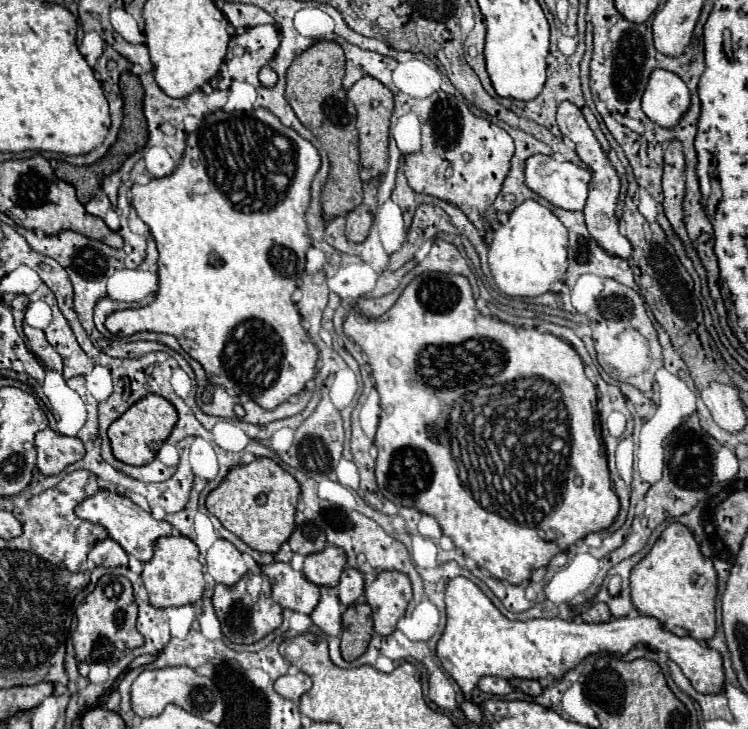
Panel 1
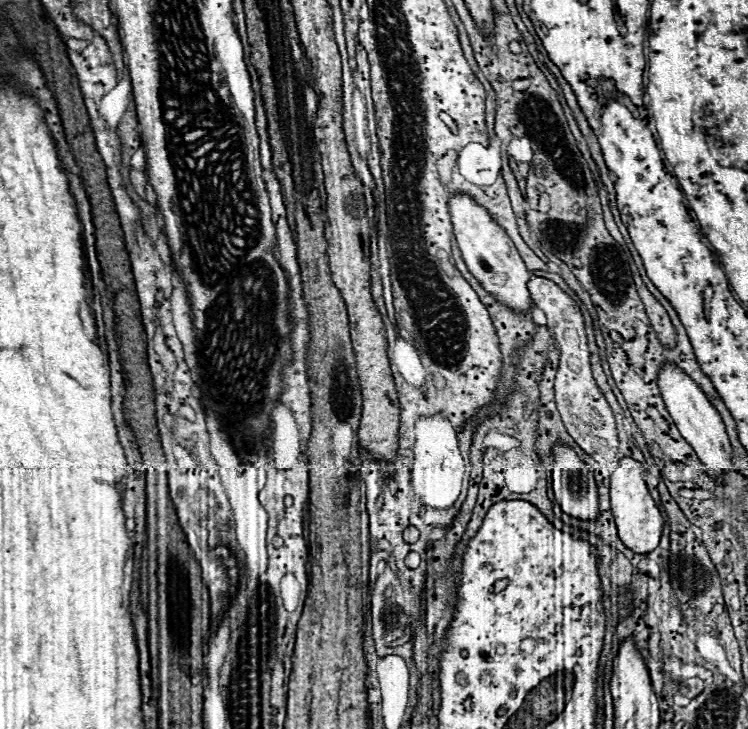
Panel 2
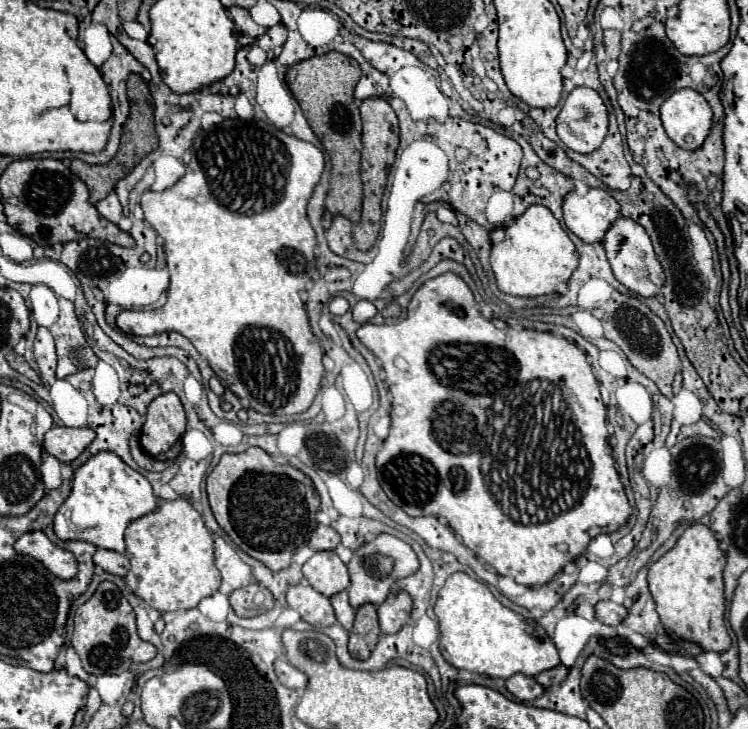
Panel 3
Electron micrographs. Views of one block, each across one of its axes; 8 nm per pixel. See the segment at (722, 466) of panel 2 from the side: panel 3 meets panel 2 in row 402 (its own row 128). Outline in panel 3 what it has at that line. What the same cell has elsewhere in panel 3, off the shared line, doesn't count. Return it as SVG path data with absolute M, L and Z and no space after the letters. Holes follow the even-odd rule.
M692 88L674 92L662 104L660 116L666 134L684 150L698 150L712 128L712 108Z

